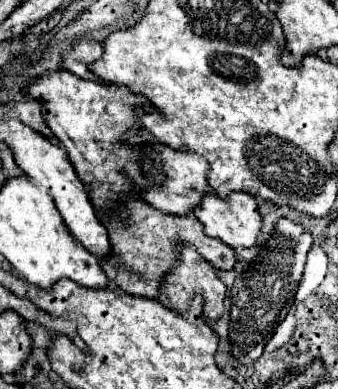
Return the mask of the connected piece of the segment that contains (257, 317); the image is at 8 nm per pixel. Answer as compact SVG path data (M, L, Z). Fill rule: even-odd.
M281 217L275 223L271 239L259 247L259 255L247 265L239 279L235 279L233 287L229 289L229 343L233 355L229 367L249 365L263 355L263 347L293 305L311 245L313 235L307 229Z

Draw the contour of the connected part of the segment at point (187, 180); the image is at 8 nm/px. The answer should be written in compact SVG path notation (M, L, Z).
M153 135L145 137L145 143L149 143L163 161L163 171L165 171L165 183L161 187L149 187L143 189L143 201L147 201L149 205L153 205L155 209L169 213L169 215L185 215L191 213L195 205L199 205L201 197L211 191L209 183L207 183L207 173L209 173L209 163L193 153L193 151L181 151L181 149L173 149L161 141L157 141Z

